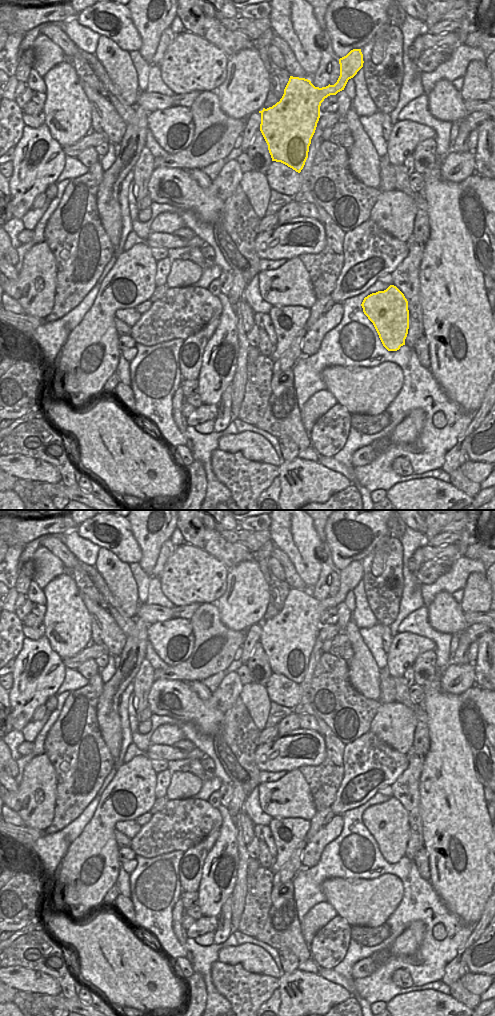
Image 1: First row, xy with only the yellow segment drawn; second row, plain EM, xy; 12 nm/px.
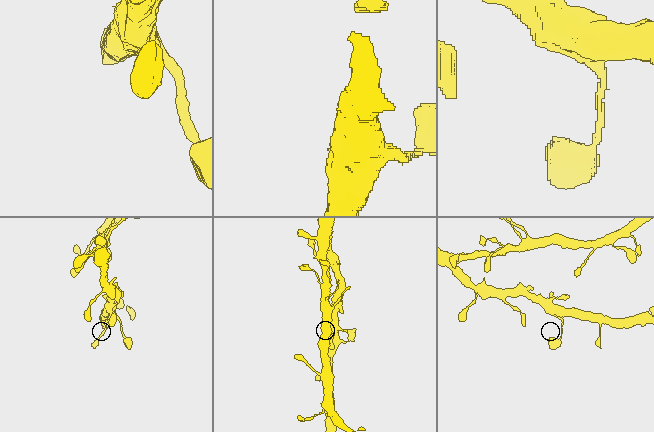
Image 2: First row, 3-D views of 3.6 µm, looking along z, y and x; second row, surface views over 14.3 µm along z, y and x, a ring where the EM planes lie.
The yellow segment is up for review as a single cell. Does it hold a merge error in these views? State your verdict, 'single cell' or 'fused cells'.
single cell

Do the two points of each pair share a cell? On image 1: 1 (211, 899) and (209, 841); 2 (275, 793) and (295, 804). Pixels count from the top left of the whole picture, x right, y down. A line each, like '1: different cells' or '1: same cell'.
1: different cells
2: same cell

